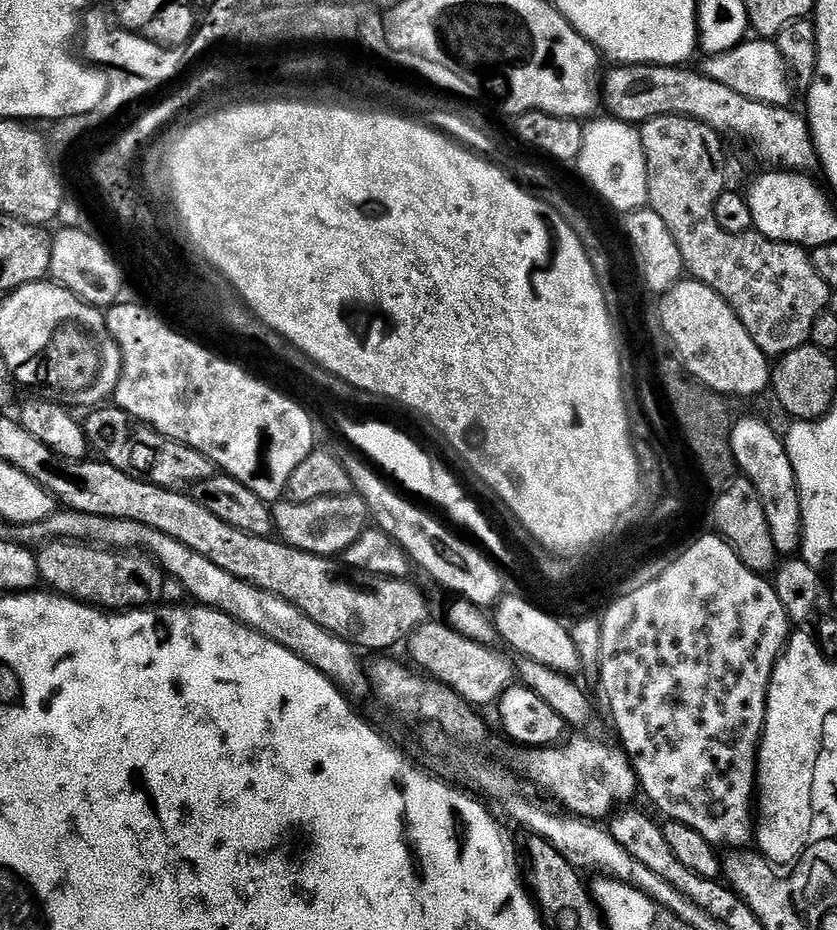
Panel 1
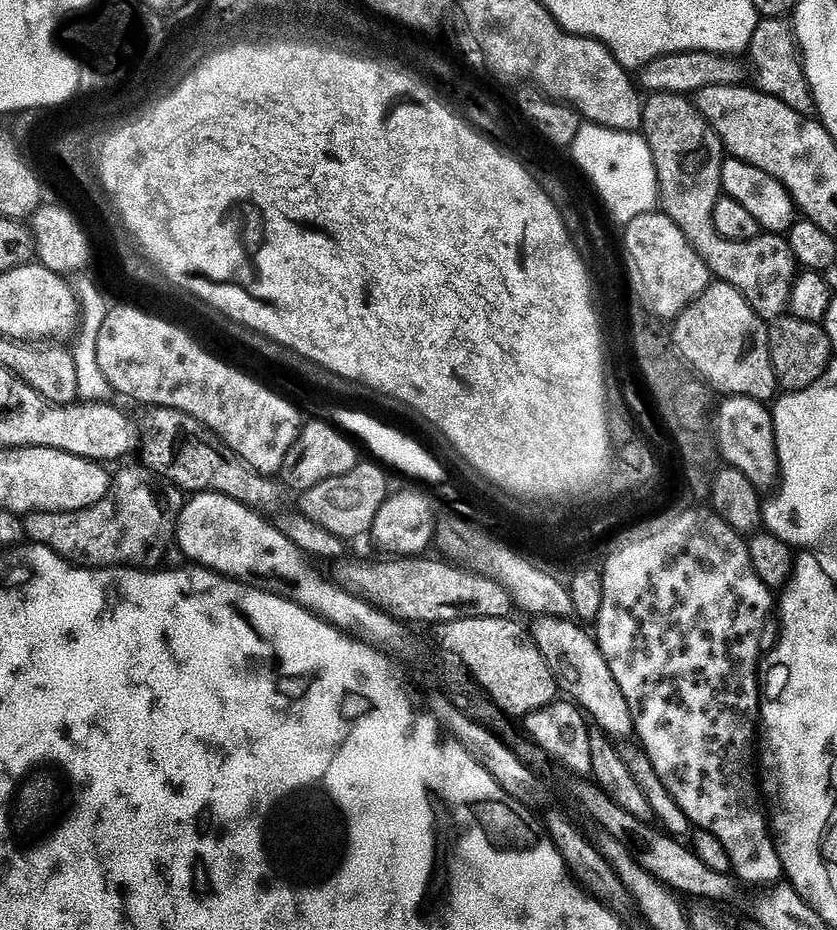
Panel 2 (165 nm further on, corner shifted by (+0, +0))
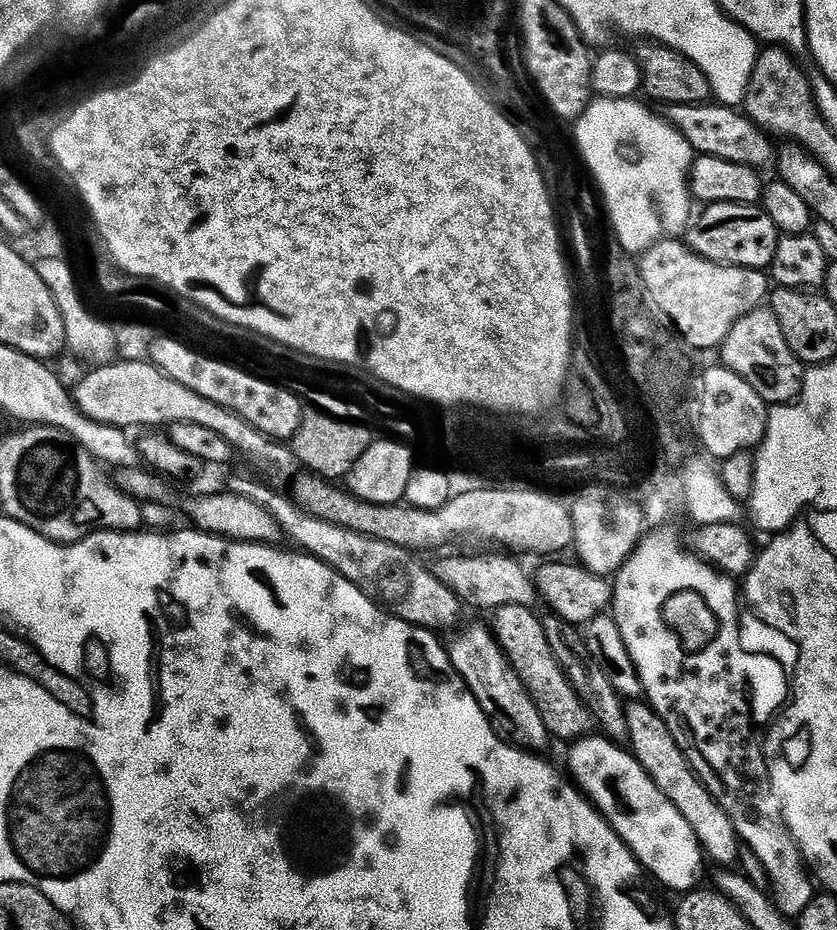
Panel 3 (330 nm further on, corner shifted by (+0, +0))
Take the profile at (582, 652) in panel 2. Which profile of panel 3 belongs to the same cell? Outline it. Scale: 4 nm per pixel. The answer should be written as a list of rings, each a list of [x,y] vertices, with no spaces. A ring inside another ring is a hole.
[[[632,702],[627,705],[628,734],[630,737],[630,751],[636,760],[650,774],[654,786],[662,790],[666,796],[678,808],[678,814],[690,822],[690,830],[698,838],[700,847],[704,849],[704,855],[709,861],[712,860],[716,866],[732,866],[737,863],[741,855],[742,845],[736,835],[734,826],[715,798],[704,786],[700,784],[700,779],[694,774],[694,770],[686,762],[682,750],[678,750],[678,742],[666,730],[666,724],[658,718],[658,714],[653,708],[649,708],[647,703]]]

